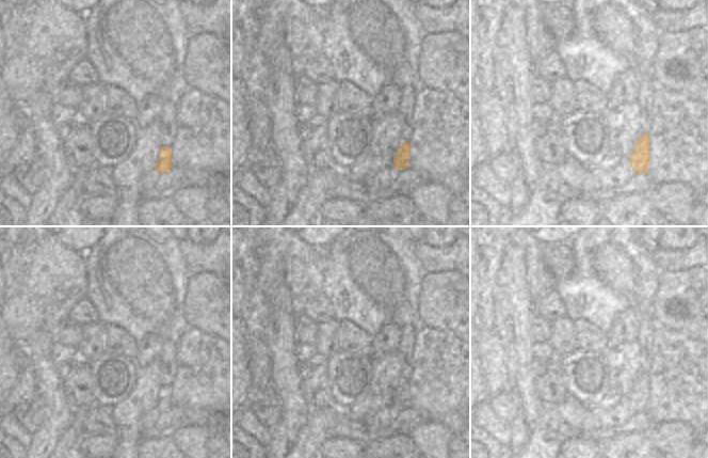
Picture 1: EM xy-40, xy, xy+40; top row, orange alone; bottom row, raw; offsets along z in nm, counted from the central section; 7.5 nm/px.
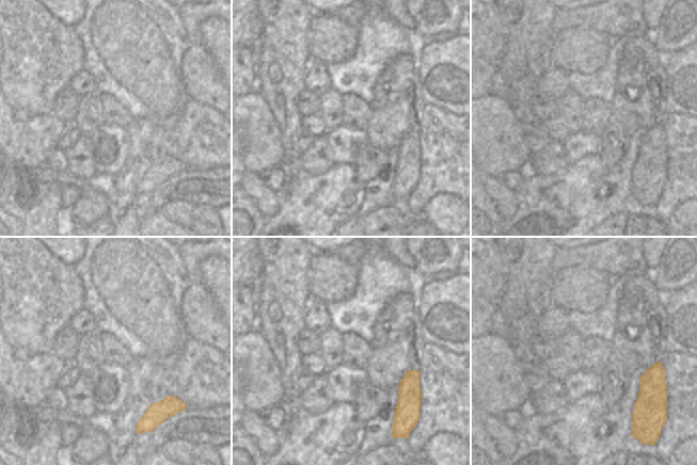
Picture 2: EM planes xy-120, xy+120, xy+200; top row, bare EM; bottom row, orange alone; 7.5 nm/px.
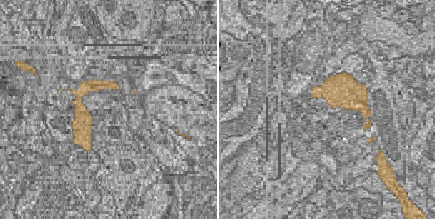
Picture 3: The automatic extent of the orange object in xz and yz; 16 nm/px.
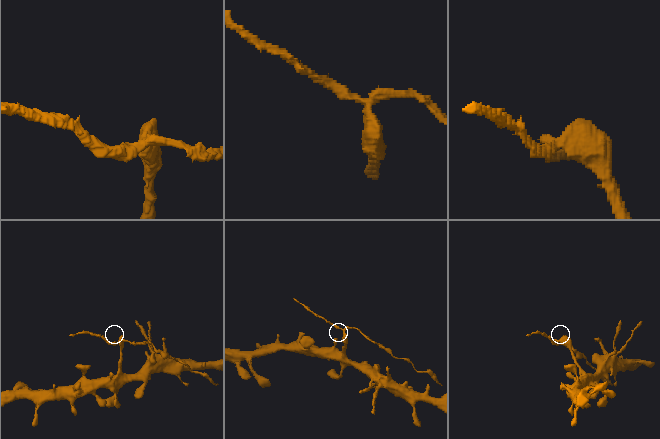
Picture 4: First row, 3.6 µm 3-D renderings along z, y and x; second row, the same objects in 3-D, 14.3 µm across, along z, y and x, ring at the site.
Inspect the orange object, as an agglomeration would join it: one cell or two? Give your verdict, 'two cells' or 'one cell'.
two cells

